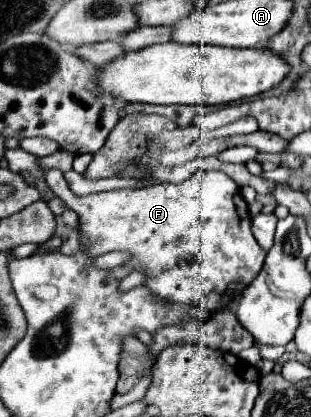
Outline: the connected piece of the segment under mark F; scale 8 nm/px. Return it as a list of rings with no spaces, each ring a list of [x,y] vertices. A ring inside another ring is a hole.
[[[47,169],[45,181],[49,189],[79,215],[79,229],[87,239],[95,243],[95,255],[103,255],[109,251],[131,253],[131,261],[127,265],[133,265],[137,271],[149,273],[145,285],[167,301],[191,303],[211,315],[223,309],[223,299],[229,283],[247,285],[263,267],[267,251],[259,247],[257,239],[251,233],[249,207],[241,199],[239,185],[221,171],[197,171],[187,181],[177,185],[155,183],[143,189],[117,189],[85,197],[77,197],[63,179],[63,173],[57,169]]]

